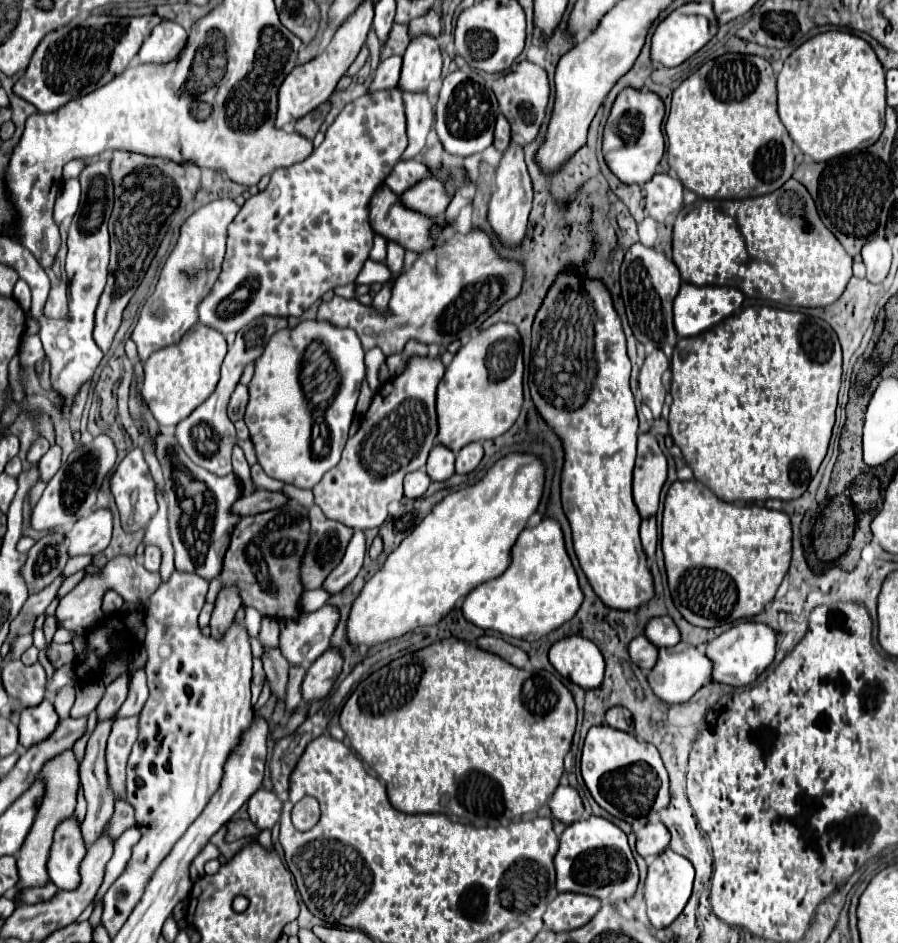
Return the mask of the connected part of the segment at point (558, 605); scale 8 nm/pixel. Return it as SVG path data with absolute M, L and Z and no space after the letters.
M544 518L538 526L526 528L518 536L506 572L474 588L464 598L462 614L478 628L496 630L532 642L568 622L580 608L582 598L584 594L578 586L576 570L566 554L560 524L552 518Z

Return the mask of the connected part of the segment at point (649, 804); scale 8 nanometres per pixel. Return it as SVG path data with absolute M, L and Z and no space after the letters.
M592 726L588 730L588 736L584 740L584 748L582 748L582 778L590 790L590 794L594 796L594 800L612 816L622 818L626 822L632 824L634 818L644 818L648 816L650 810L660 812L666 804L668 804L668 772L664 768L664 762L656 750L656 746L648 744L648 742L640 742L636 740L634 734L628 732L620 732L614 730L612 726Z

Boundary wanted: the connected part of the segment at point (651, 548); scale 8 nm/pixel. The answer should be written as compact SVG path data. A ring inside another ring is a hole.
M646 518L646 520L640 524L640 540L642 540L644 554L646 554L648 558L652 558L654 552L656 552L656 542L658 542L656 518Z

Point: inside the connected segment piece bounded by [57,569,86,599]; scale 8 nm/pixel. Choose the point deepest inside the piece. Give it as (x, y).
(70, 583)

